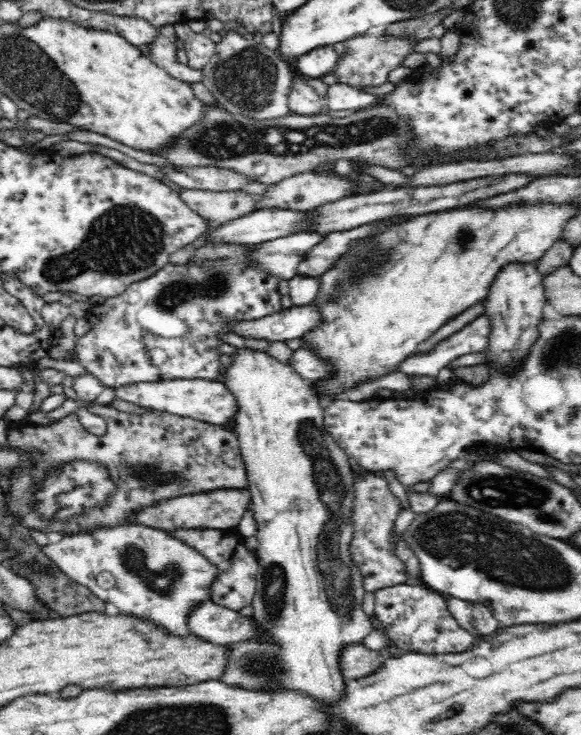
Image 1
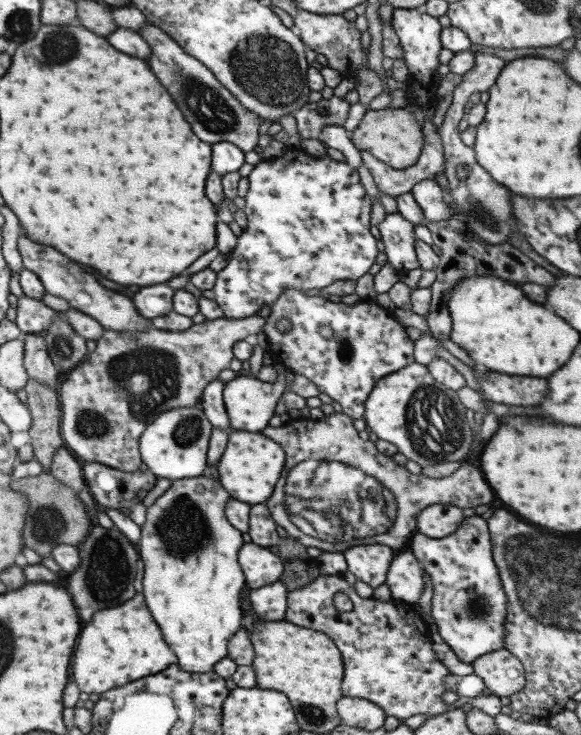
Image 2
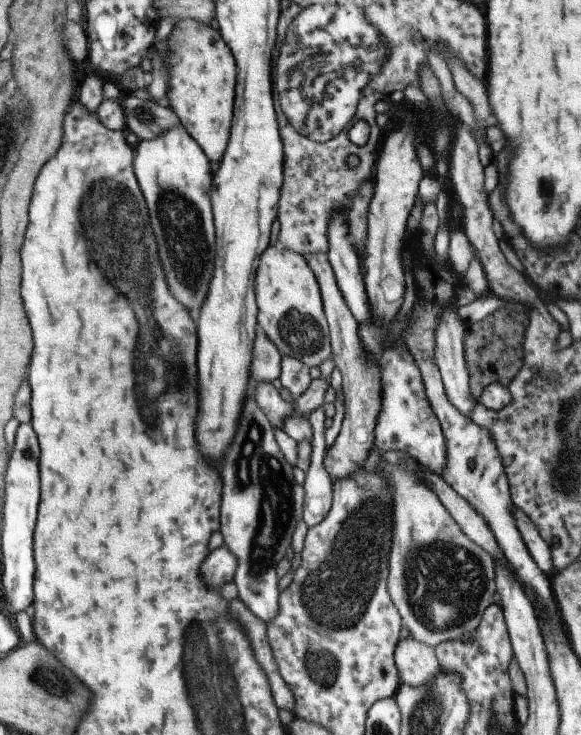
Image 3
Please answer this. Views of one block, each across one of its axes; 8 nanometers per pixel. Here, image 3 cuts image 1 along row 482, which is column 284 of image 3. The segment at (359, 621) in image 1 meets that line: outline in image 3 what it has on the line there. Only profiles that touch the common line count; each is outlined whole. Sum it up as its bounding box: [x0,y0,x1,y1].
[255,244,331,369]

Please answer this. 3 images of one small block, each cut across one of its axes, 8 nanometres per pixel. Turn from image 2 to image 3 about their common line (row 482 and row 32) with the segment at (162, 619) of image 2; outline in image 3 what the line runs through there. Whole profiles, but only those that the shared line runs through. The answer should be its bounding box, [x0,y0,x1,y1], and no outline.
[166,18,236,162]

